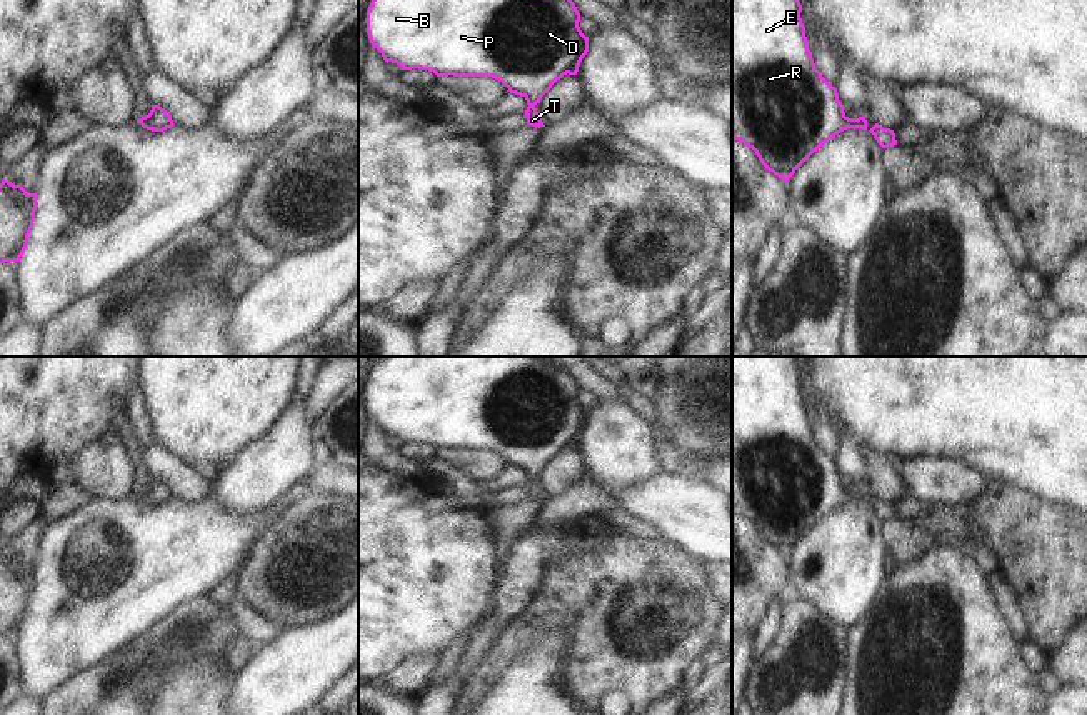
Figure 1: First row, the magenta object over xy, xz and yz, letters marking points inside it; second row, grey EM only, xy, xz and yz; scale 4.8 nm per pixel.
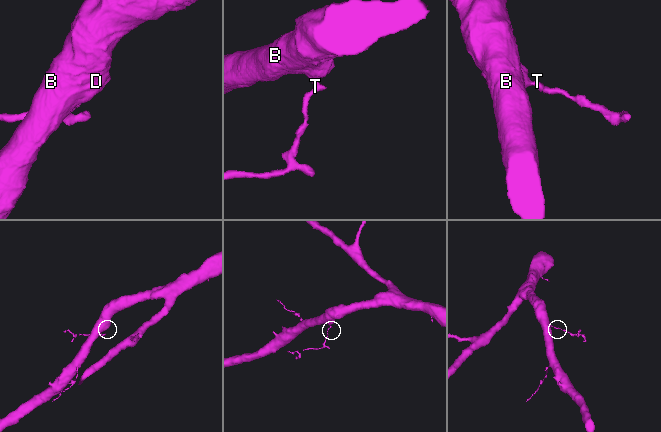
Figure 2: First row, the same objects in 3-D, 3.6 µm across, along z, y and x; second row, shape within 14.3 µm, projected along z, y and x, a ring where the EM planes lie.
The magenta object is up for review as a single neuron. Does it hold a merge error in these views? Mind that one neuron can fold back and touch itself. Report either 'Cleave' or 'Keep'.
Keep.

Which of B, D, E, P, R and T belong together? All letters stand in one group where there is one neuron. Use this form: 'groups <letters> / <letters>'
groups B D E P R T

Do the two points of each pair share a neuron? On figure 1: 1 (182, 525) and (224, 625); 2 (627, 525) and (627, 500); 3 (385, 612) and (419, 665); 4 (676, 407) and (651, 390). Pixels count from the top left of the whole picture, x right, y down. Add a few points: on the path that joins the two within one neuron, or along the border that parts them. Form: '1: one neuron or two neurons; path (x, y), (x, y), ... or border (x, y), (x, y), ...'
1: two neurons; border (207, 594), (179, 605), (172, 612)
2: two neurons; border (622, 509), (649, 522), (661, 534)
3: two neurons; border (440, 654), (412, 655), (380, 679)
4: two neurons; border (662, 374), (664, 385), (654, 402)

